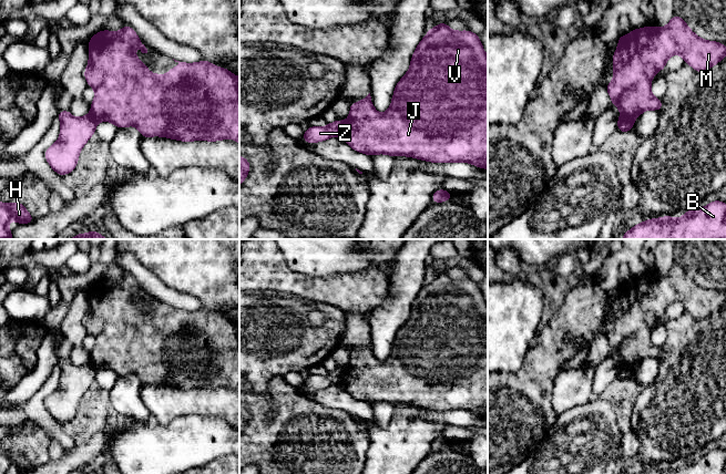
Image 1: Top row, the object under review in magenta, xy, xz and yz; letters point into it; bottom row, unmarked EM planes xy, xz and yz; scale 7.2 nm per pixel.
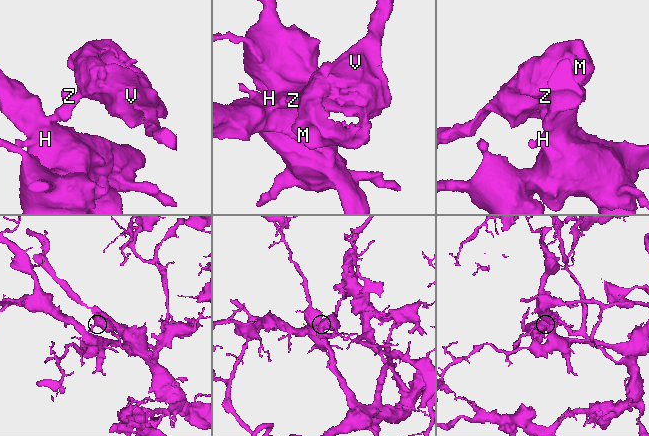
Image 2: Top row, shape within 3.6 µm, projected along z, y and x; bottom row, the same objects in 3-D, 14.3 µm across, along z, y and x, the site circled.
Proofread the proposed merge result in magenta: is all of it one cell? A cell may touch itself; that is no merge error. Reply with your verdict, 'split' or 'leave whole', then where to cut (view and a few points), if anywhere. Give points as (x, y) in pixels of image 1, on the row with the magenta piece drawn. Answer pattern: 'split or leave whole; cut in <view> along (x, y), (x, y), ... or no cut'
split; cut in xz along (345, 122), (340, 135)

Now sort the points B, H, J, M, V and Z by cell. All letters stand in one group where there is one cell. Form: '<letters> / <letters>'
B H Z / J M V

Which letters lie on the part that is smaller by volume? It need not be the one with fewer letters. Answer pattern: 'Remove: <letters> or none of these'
Remove: J, M, V

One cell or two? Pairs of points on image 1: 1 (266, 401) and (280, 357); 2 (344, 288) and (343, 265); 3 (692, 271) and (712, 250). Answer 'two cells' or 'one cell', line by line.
1: two cells
2: two cells
3: one cell

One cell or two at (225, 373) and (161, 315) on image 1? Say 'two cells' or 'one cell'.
one cell

